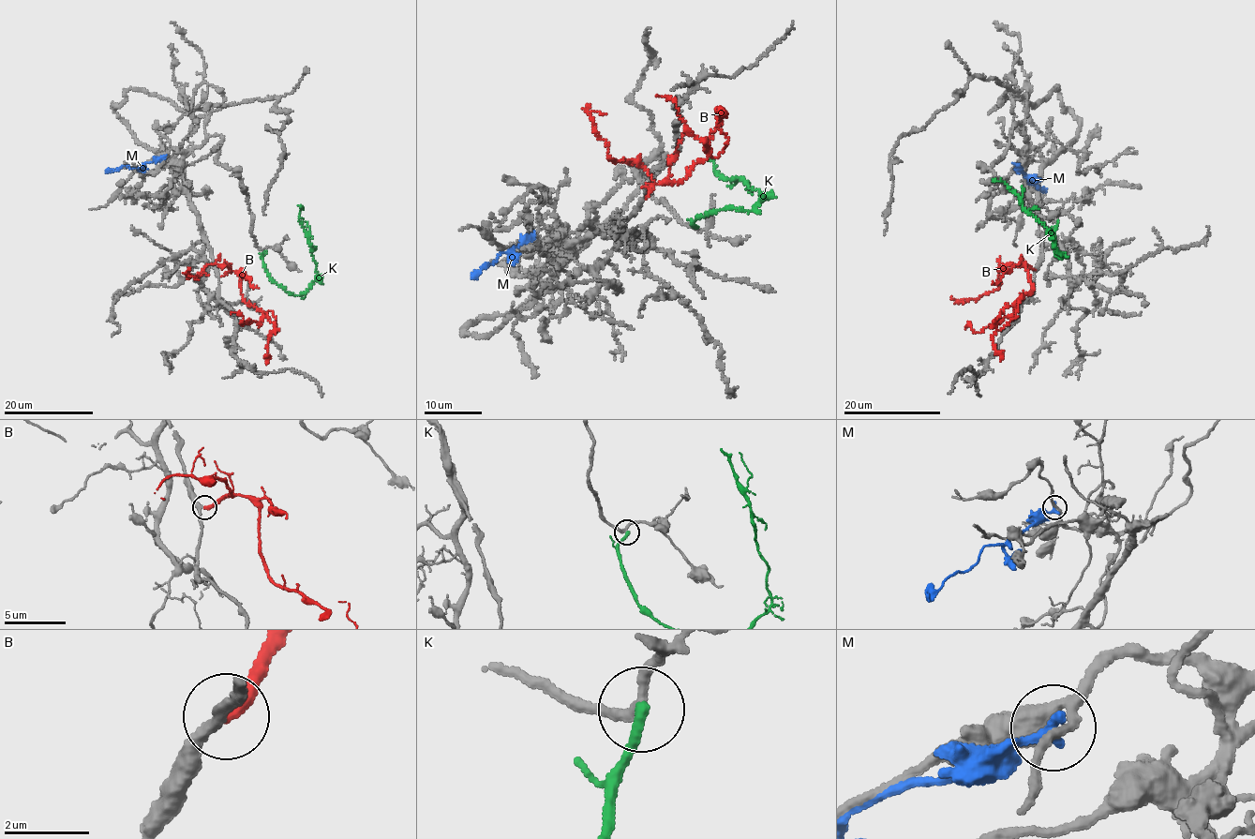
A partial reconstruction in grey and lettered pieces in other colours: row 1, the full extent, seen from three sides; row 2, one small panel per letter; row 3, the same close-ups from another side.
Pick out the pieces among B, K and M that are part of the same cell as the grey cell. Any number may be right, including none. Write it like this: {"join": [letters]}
{"join": ["B"]}

